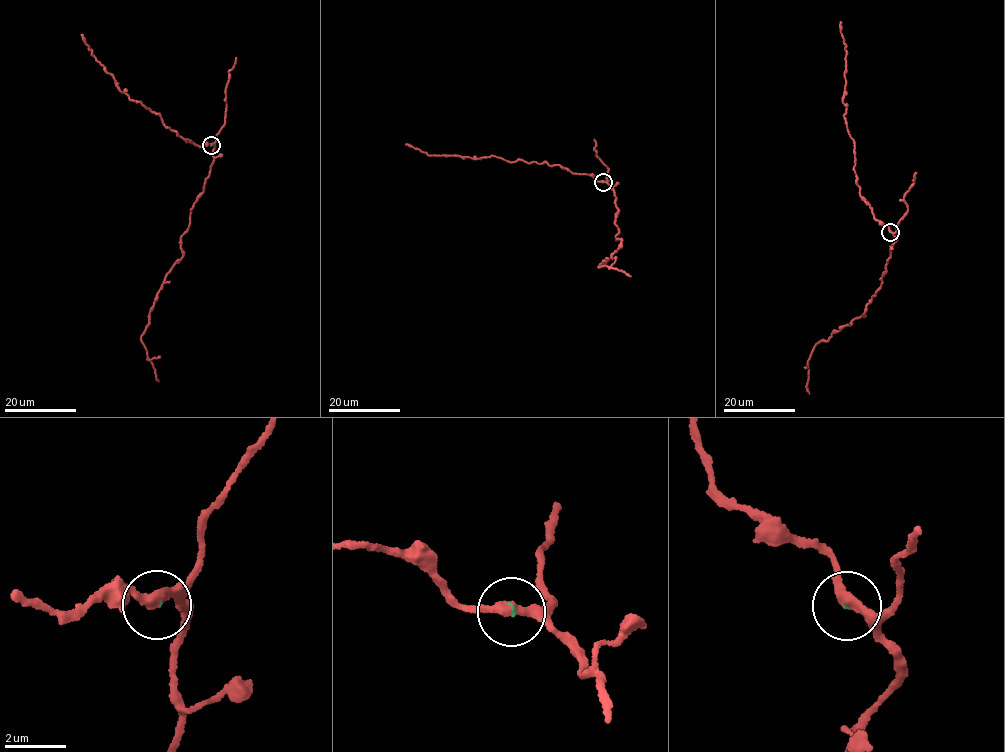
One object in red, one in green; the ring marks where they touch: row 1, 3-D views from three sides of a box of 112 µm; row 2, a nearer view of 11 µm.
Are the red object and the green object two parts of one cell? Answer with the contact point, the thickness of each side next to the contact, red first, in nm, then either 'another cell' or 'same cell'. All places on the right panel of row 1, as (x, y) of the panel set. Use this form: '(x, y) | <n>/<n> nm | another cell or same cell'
(890, 232) | 320/50 nm | same cell

